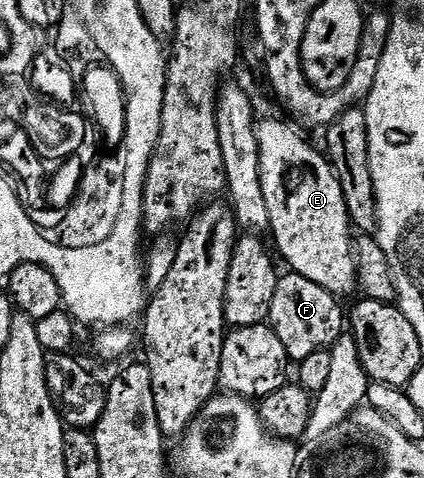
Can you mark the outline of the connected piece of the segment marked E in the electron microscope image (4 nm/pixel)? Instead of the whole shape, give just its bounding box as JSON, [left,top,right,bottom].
[255,121,358,296]

